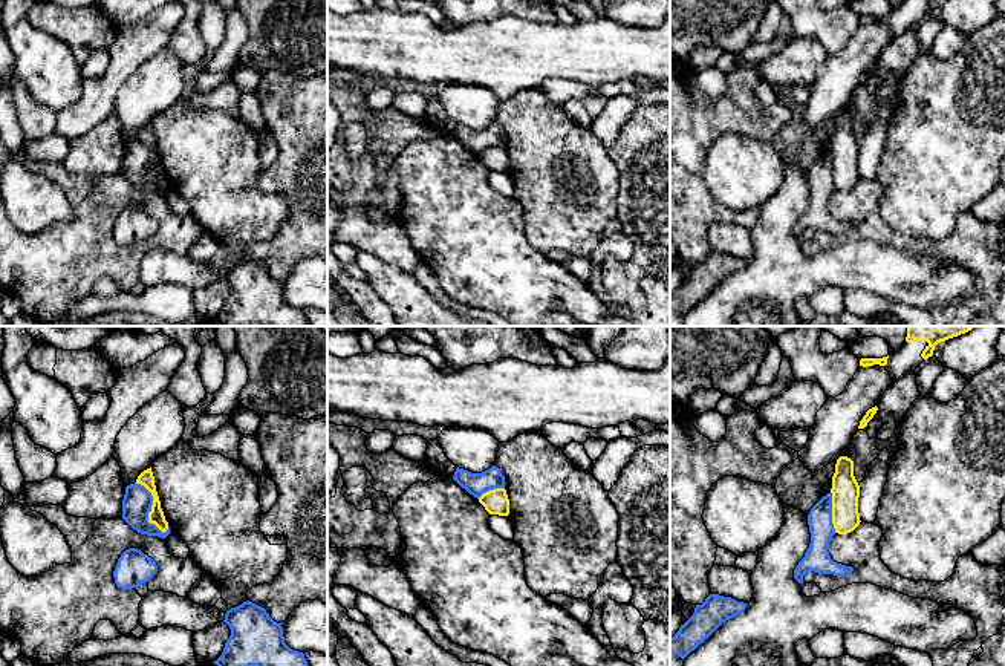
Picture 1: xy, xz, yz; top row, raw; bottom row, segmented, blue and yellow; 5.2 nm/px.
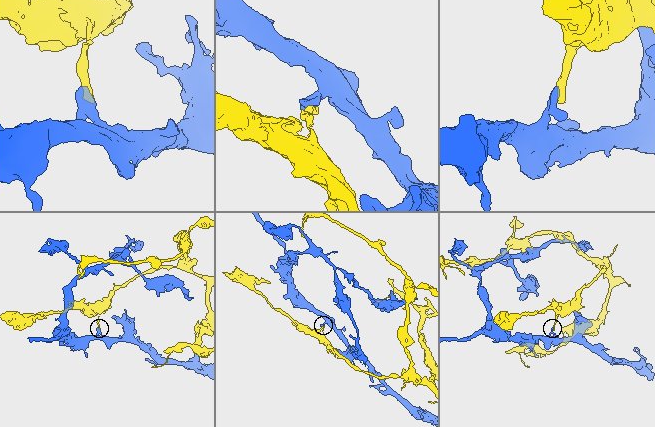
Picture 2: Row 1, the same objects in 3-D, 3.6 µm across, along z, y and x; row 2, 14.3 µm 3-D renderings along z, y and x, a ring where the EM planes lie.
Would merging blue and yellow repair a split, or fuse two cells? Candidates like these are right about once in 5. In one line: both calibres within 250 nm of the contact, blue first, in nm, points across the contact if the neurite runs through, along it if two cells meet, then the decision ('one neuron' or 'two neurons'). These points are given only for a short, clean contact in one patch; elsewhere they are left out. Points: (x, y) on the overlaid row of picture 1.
160/80 nm | along xy (135, 483), (150, 493), (149, 521), (164, 533) | two neurons

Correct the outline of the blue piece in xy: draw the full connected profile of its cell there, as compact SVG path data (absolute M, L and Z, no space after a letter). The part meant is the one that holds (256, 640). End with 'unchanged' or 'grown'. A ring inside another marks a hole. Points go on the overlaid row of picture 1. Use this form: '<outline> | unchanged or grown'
M243 602L231 608L223 620L231 635L217 666L307 666L303 652L285 643L281 623L274 622L265 608Z | unchanged

